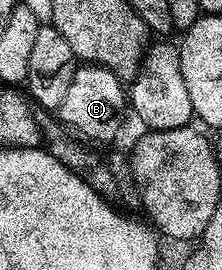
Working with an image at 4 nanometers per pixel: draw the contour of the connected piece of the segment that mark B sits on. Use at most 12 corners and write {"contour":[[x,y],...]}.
{"contour":[[99,63],[75,66],[56,109],[71,132],[114,139],[127,84]]}

